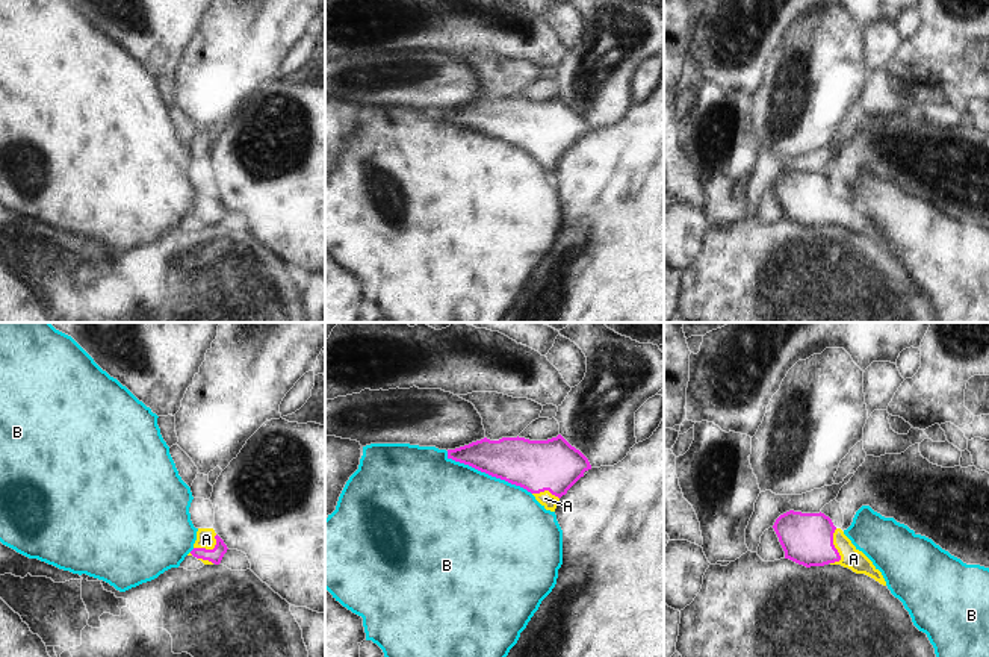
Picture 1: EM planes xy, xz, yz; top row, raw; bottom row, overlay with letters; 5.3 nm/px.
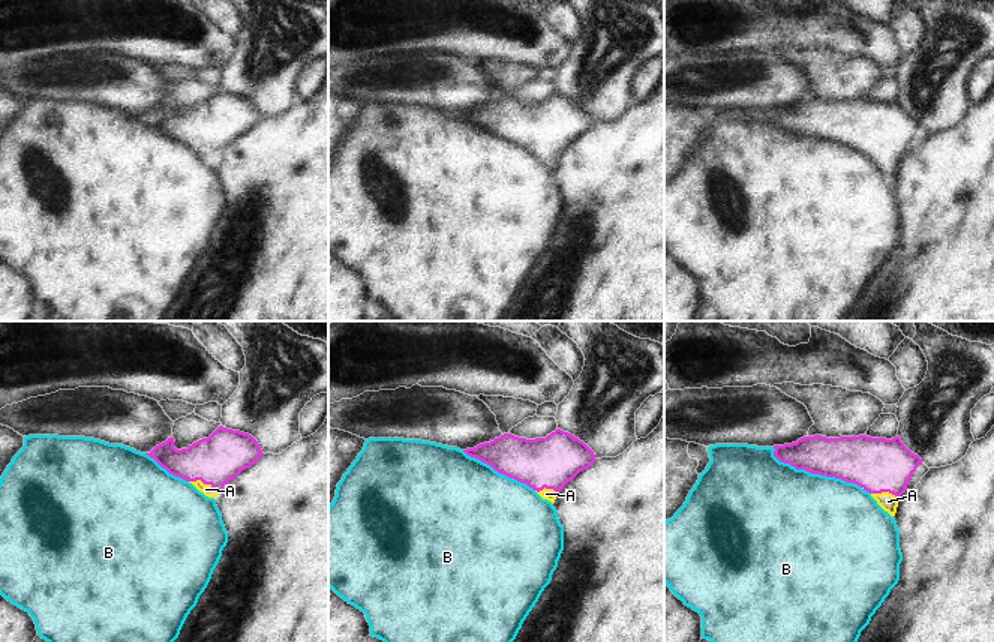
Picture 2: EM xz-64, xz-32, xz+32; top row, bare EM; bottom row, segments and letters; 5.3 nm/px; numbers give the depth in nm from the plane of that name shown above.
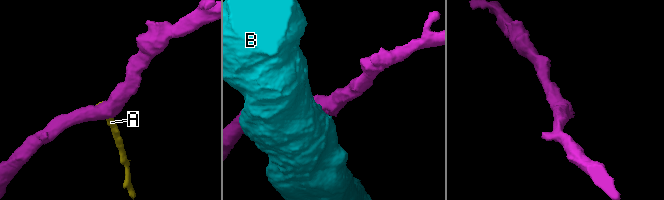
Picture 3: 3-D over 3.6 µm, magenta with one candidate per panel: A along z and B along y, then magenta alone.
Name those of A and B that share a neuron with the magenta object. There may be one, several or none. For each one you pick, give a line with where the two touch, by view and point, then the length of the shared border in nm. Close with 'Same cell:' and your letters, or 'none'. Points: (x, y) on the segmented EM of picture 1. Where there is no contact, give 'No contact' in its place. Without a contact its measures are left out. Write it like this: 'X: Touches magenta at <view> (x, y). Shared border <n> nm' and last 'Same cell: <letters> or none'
A: Touches magenta at yz (835, 548). Shared border 190 nm
Same cell: A.

